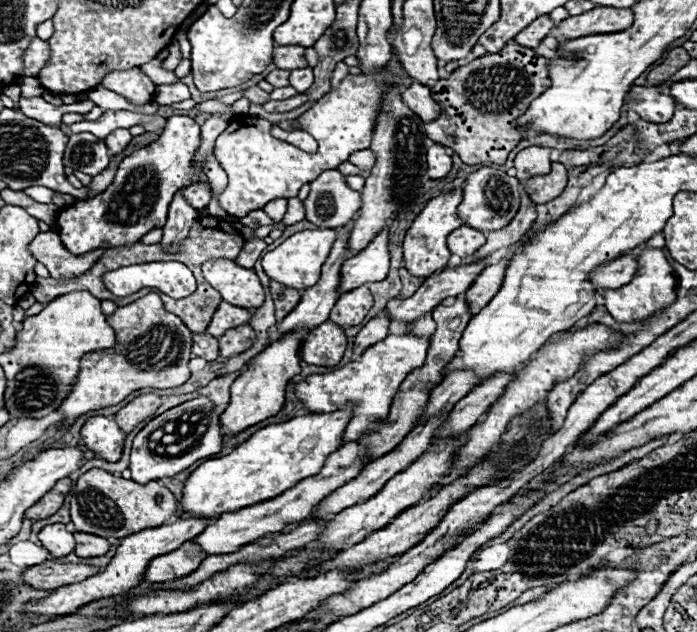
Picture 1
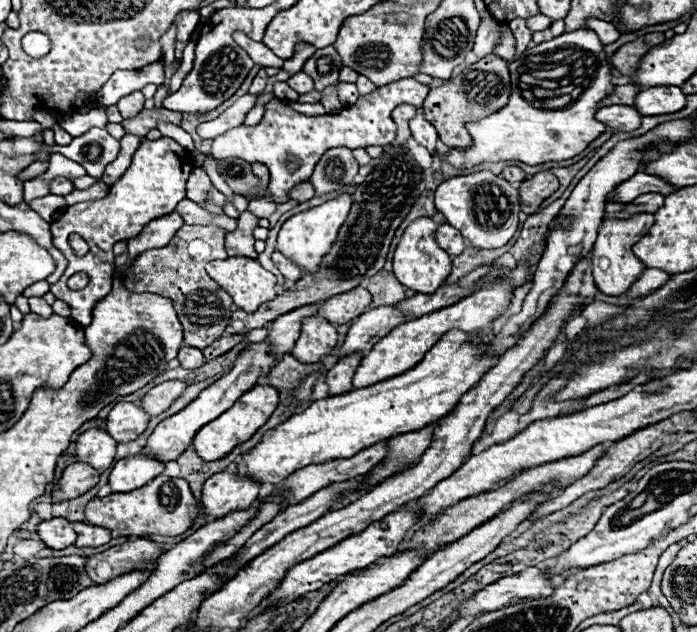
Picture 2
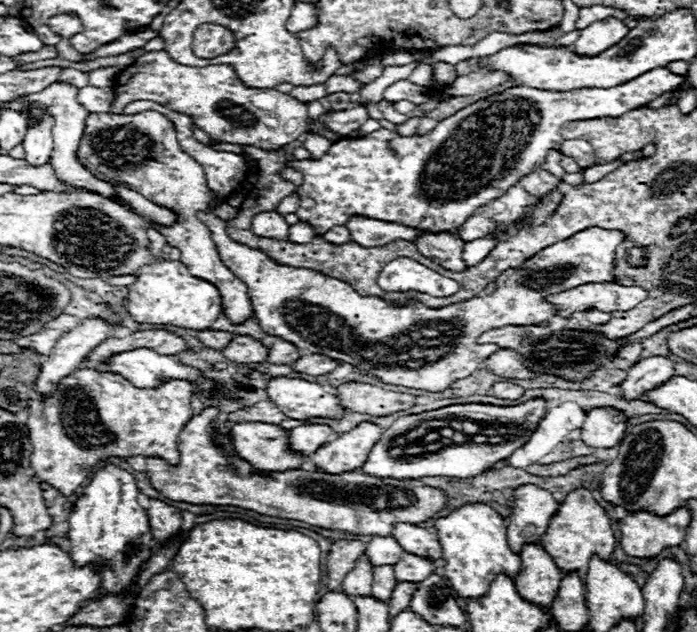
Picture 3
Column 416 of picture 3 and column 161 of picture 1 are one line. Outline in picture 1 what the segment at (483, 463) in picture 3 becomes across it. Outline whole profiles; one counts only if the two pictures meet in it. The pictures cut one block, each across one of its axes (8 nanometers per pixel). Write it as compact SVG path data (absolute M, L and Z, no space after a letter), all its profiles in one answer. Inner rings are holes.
M194 398L180 406L174 406L166 410L164 414L150 420L134 438L132 454L130 454L130 470L132 480L146 484L150 480L160 480L164 476L174 476L188 466L192 466L196 460L218 454L222 450L222 426L220 426L220 414L214 414L214 404L206 398ZM168 422L174 422L174 426L166 426ZM156 430L164 432L162 438L150 438Z

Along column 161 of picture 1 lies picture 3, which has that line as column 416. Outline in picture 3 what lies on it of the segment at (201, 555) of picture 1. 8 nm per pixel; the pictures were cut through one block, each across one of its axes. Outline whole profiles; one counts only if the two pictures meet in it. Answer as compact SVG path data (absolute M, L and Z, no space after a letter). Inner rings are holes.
M404 552L400 562L394 564L394 576L398 582L422 582L434 572L436 564L432 560Z

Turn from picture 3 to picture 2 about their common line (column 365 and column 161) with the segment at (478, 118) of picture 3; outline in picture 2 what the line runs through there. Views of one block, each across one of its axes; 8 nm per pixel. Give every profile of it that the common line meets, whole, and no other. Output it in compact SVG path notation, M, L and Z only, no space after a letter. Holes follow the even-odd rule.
M166 136L158 140L144 138L140 148L132 156L130 168L110 186L106 198L68 206L66 212L56 222L52 222L54 246L64 252L70 264L64 276L50 286L50 292L58 300L64 300L70 306L72 320L76 320L82 326L88 326L92 320L94 304L112 290L112 278L114 278L112 246L120 240L130 240L138 236L148 222L174 212L178 202L186 198L186 180L192 172L192 166L188 160L190 160L190 154L172 138L166 138ZM72 232L80 234L88 242L90 252L86 256L76 256L74 250L70 248L68 234ZM76 272L86 272L90 276L88 286L82 290L70 290L66 286L66 280Z

